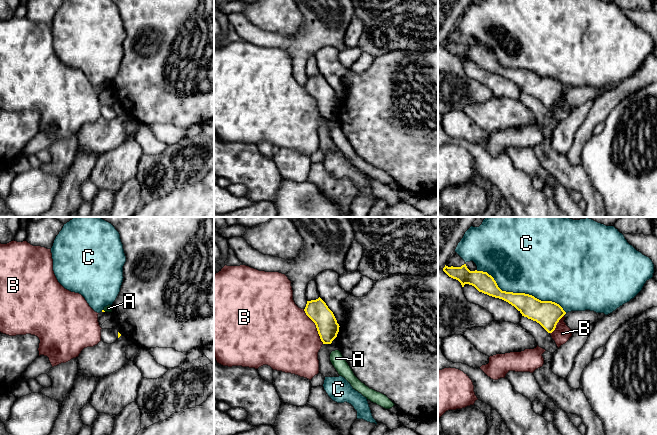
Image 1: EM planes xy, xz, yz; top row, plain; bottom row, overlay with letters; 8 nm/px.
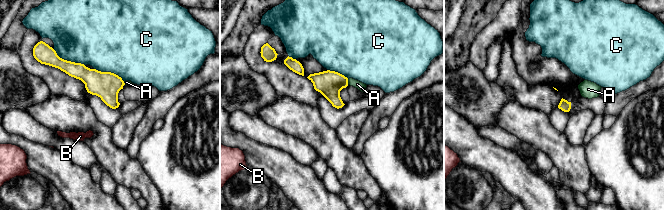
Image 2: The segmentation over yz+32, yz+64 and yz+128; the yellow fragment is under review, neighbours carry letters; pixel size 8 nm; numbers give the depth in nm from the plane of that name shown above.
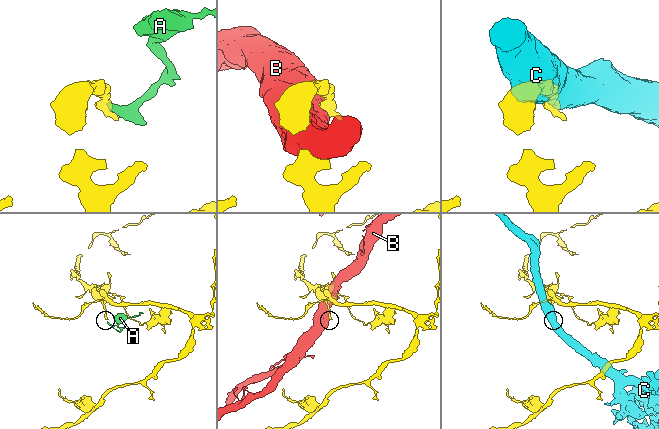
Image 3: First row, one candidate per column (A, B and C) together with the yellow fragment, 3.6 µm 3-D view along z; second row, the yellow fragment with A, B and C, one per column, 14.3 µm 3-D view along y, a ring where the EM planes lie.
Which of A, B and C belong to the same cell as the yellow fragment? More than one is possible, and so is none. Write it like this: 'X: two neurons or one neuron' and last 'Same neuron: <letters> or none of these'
A: two neurons
B: two neurons
C: two neurons
Same neuron: none of these

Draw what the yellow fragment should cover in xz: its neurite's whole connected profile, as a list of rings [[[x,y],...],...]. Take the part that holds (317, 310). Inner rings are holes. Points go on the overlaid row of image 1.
[[[319,297],[307,301],[304,309],[306,315],[315,323],[323,344],[331,344],[339,332],[339,324],[326,303]]]

